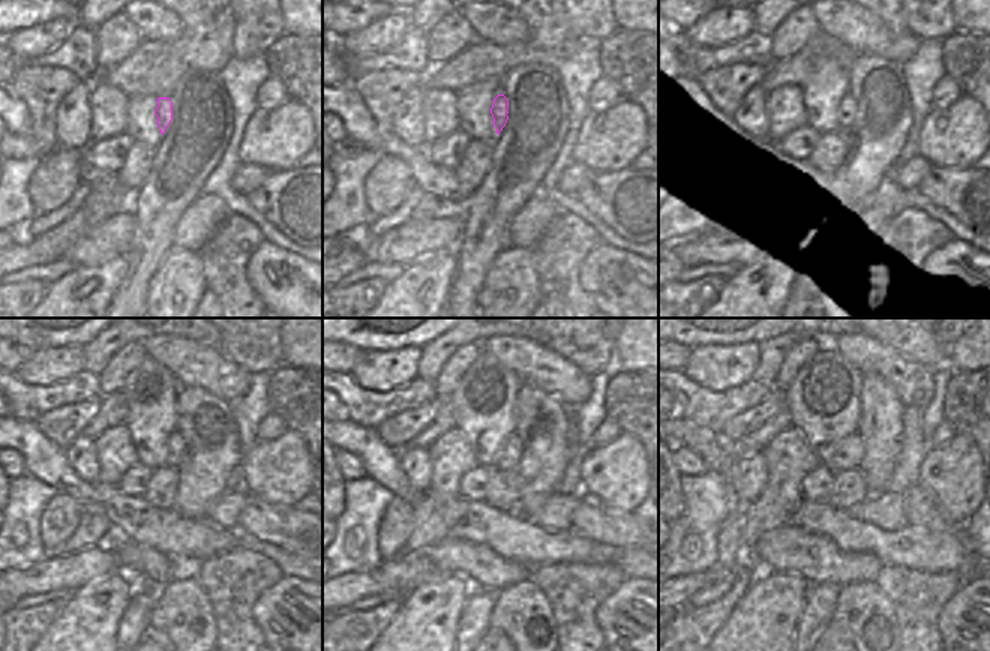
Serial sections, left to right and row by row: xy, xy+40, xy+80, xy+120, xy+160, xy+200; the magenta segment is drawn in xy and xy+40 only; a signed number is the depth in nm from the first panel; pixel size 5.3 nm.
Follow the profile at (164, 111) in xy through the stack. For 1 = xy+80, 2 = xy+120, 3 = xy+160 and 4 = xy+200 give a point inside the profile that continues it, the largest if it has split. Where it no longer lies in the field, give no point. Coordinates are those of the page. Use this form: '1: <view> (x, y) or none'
1: xy+80 (848, 107)
2: xy+120 (176, 443)
3: xy+160 (507, 456)
4: xy+200 (848, 455)

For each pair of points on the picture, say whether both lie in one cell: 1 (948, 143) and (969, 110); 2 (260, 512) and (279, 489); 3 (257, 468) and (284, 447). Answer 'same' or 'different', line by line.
1: same
2: different
3: same

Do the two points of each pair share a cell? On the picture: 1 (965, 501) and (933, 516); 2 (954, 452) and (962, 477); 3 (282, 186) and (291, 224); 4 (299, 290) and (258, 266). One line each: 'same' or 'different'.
1: different
2: same
3: same
4: same

